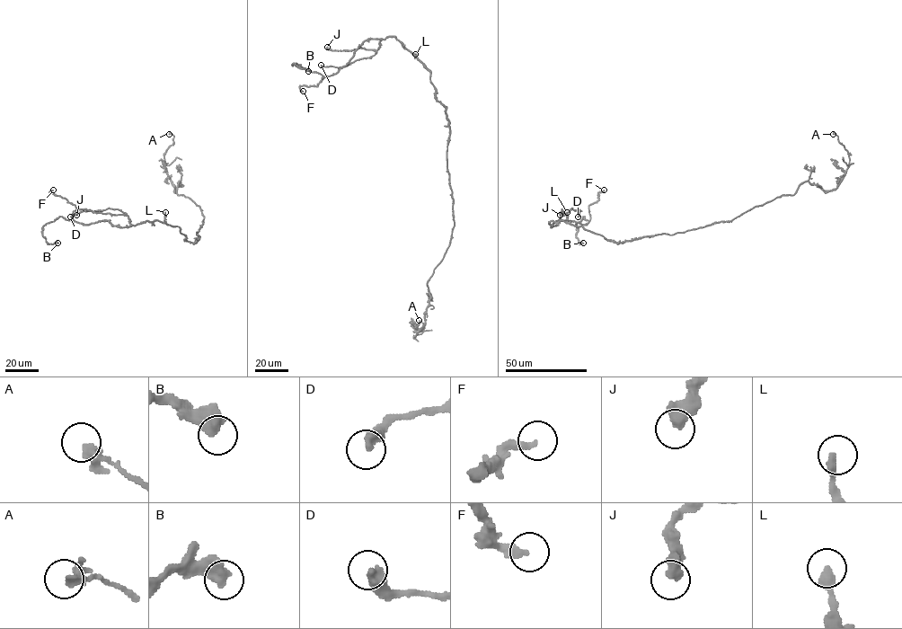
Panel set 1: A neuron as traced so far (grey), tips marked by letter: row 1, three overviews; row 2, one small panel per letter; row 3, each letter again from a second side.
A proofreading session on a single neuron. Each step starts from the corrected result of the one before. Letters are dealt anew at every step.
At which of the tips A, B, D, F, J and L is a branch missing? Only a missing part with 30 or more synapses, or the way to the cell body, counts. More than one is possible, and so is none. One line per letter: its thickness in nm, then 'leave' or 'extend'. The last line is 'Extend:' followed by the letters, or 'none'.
A: 240 nm thick; leave
B: 550 nm thick; leave
D: 420 nm thick; extend
F: 300 nm thick; leave
J: 500 nm thick; leave
L: 340 nm thick; leave
Extend: D

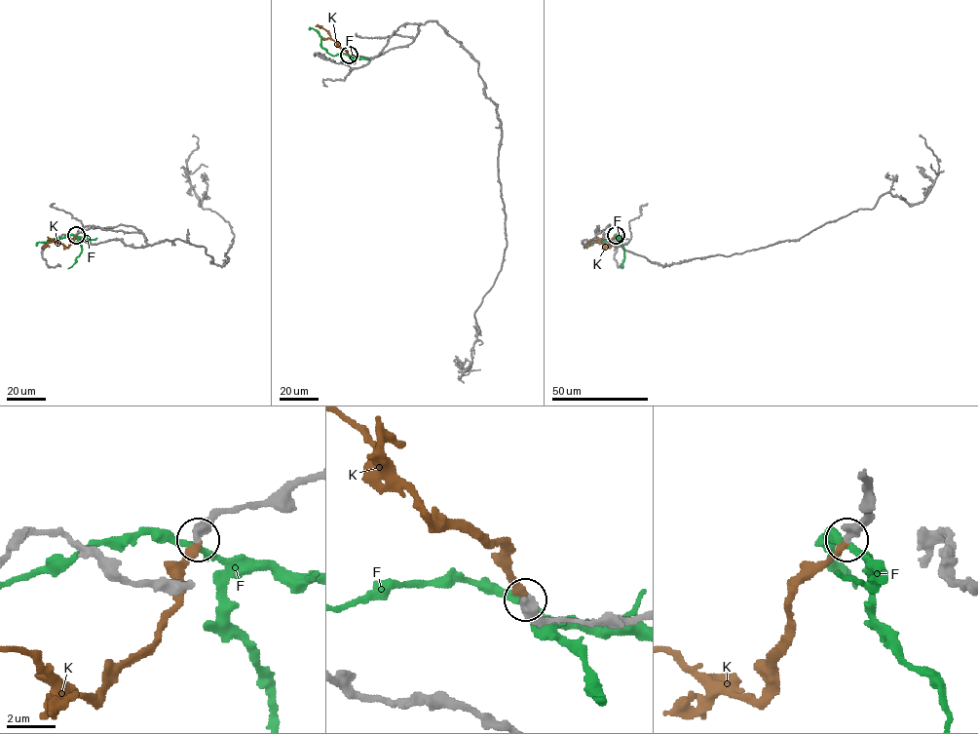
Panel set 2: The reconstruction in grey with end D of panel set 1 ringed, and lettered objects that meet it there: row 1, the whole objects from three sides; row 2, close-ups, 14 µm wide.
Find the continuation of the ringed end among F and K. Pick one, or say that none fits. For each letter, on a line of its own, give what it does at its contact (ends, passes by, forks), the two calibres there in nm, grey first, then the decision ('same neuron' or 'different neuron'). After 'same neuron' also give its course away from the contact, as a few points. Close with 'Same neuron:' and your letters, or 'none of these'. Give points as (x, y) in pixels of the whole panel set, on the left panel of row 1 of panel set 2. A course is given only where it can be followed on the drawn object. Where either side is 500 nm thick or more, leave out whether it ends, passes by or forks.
F: it passes by; 440 nm thick on the grey side, 280 nm on the other; different neuron
K: it ends there; 440 nm thick on the grey side, 280 nm on the other; same neuron; it runs (76, 235), (67, 247), (57, 241), (42, 247)
Same neuron: K

